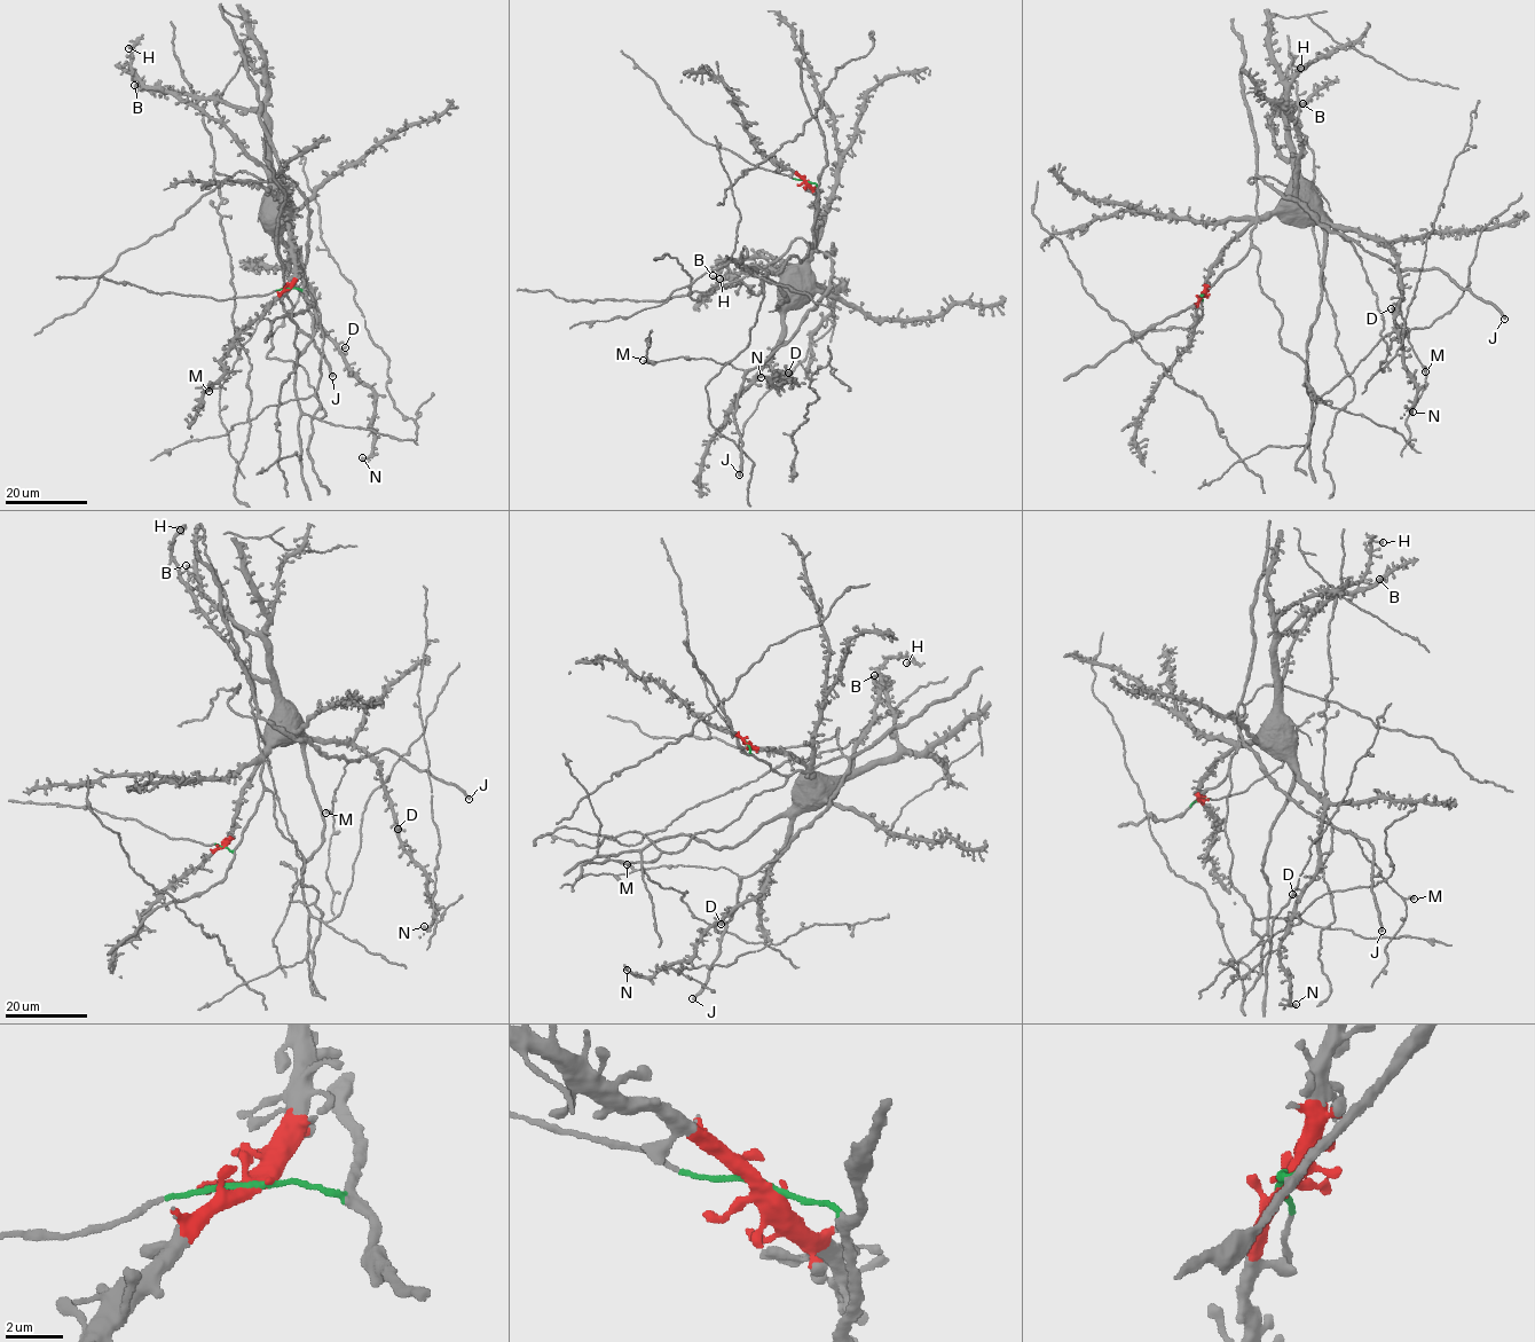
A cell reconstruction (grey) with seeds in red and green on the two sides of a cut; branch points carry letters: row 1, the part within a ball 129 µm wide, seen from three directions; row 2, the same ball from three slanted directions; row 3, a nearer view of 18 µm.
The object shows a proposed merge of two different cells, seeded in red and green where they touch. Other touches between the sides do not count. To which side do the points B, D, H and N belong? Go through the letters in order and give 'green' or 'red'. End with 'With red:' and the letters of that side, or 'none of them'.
B: red
D: red
H: red
N: red
With red: B, D, H, N

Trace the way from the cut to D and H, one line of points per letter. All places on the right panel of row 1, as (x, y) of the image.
D: (1201, 296), (1210, 266), (1244, 229), (1273, 216), (1306, 213), (1356, 227), (1386, 244), (1401, 292), (1391, 308)
H: (1201, 296), (1221, 249), (1275, 210), (1290, 186), (1293, 164), (1269, 122), (1288, 97), (1285, 71), (1301, 68)

